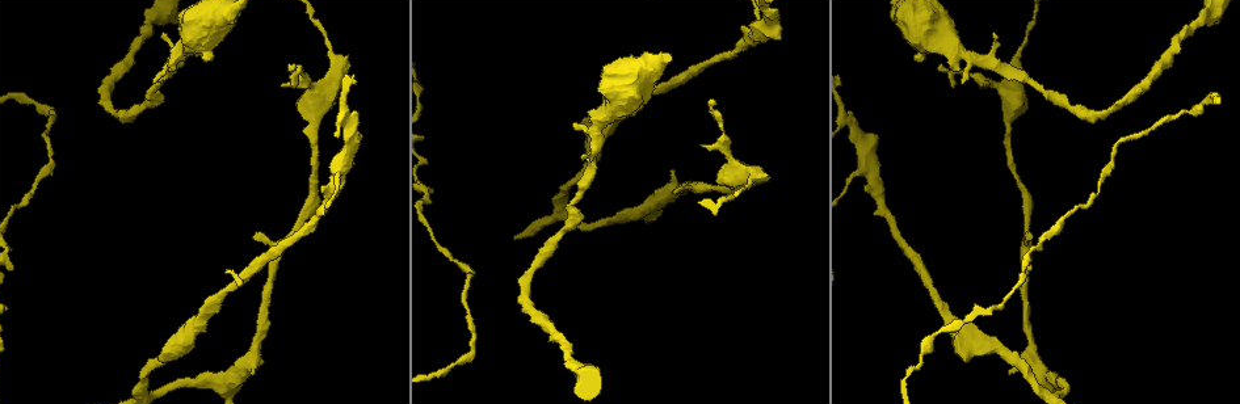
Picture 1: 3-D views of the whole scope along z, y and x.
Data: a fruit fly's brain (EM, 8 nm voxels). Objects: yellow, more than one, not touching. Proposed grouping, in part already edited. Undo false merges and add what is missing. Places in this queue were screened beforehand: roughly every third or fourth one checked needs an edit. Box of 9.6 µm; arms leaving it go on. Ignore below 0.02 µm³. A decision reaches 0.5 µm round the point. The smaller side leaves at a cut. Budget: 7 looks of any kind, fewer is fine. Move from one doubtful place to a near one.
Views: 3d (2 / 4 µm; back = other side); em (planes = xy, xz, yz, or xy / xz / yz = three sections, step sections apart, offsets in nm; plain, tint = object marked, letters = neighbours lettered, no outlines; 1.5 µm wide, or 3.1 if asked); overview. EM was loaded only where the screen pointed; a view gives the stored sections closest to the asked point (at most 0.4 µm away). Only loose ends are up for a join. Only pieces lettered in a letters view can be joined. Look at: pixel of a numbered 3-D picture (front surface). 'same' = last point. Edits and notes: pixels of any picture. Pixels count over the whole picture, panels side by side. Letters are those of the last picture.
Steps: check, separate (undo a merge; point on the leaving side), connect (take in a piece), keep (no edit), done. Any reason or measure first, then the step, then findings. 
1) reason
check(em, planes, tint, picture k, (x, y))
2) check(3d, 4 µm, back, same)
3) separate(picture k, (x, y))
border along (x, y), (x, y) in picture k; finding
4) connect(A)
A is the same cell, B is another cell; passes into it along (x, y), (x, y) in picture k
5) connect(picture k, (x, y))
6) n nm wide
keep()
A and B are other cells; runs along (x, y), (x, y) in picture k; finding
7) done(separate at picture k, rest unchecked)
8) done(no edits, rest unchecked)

thin end
check(3d, 2 µm, picture 1, (255, 235))

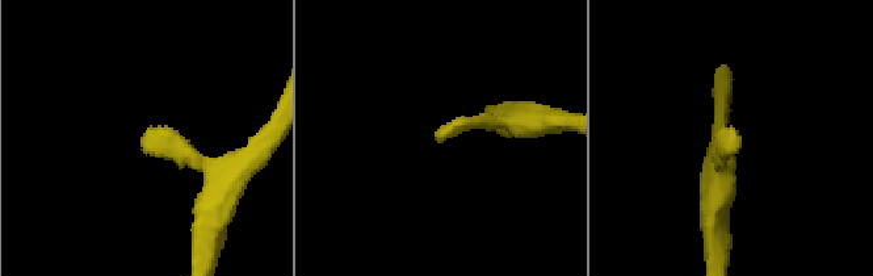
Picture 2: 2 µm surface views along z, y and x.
now the EM
check(em, planes, letters, picture 2, (440, 139))

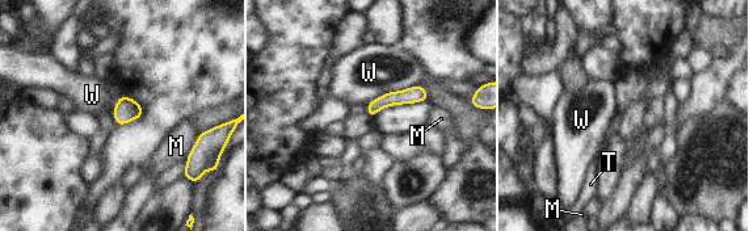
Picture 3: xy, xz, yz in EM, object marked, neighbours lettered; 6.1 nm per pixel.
keep()
M, T and W are other cells; no lettered piece goes on from it

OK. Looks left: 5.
sudden change in width
check(3d, 2 µm, picture 1, (850, 124))

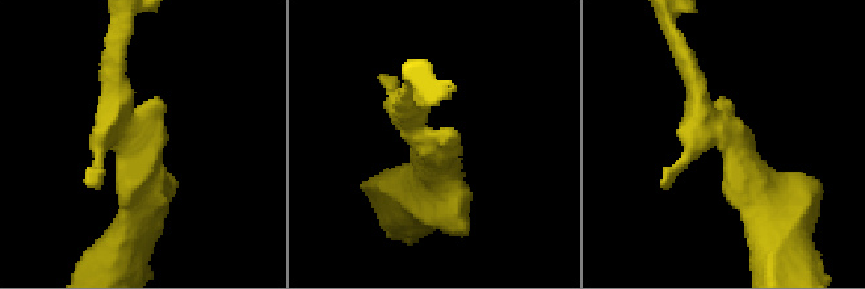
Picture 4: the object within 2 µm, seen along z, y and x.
shape alone is not enough
check(em, planes, tint, picture 4, (142, 137))

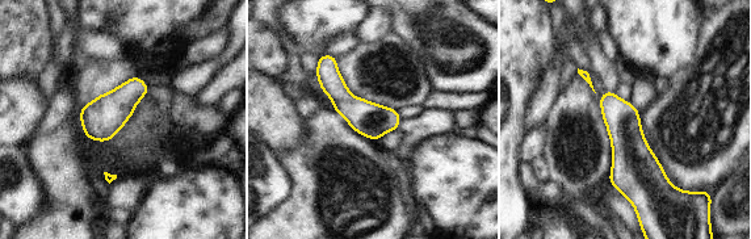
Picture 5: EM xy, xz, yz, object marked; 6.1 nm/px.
what lies round it
check(em, planes, letters, same)

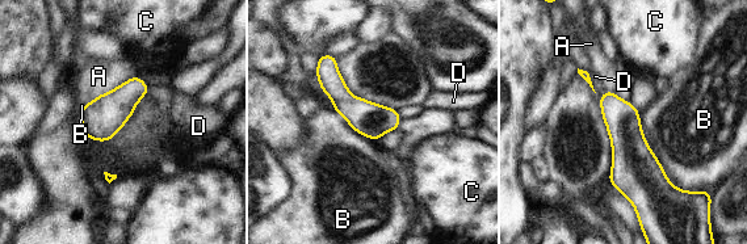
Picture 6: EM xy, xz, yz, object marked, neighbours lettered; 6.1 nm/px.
keep()
A, B, C and D are other cells; all the same cell

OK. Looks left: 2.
free end
check(3d, 4 µm, picture 1, (942, 66))

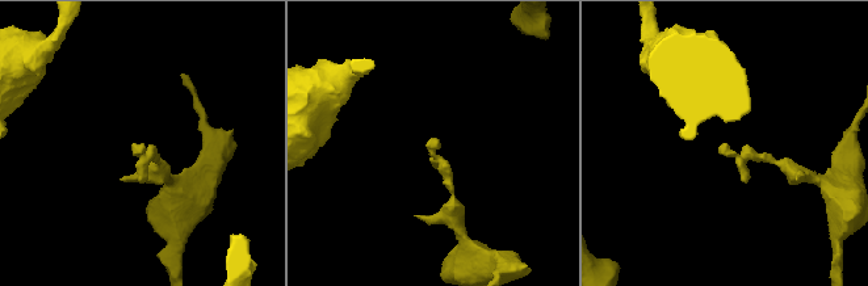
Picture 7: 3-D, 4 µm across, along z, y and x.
check(em, planes, letters, picture 7, (147, 148))

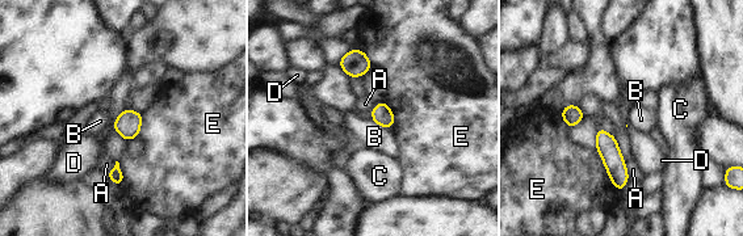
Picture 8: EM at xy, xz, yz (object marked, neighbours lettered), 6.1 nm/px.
keep()
A, B, C, D and E are other cells; border along (624, 160), (626, 173), (630, 177) in picture 8; none of them fits

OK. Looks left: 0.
done(no edits, rest unchecked)

